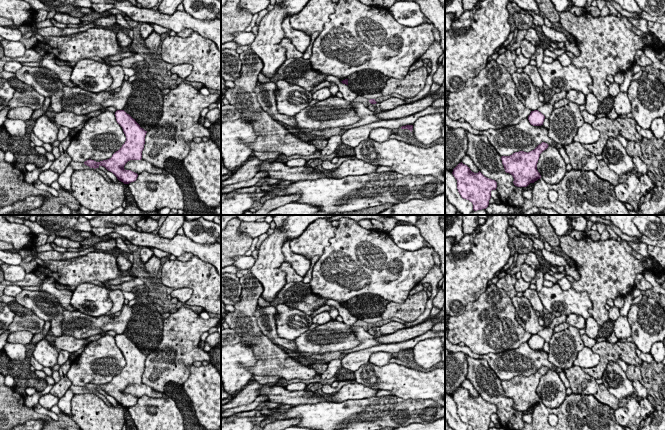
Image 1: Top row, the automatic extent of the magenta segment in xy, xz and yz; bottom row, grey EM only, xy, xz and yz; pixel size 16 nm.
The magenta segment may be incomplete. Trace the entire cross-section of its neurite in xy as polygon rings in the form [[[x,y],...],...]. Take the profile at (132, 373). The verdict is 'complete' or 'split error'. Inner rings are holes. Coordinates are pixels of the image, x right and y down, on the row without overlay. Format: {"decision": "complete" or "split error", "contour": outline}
{"decision": "complete", "contour": [[[117,334],[115,341],[126,360],[125,367],[111,382],[100,386],[89,383],[85,385],[84,388],[94,393],[103,390],[112,396],[119,405],[124,408],[129,408],[136,405],[138,398],[131,394],[125,394],[124,390],[130,384],[142,383],[142,375],[144,373],[147,355],[141,352],[135,343],[124,334]]]}

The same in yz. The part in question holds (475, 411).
{"decision": "complete", "contour": [[[459,387],[452,396],[457,404],[457,413],[463,423],[469,424],[473,430],[488,430],[491,415],[496,414],[497,406],[485,401],[480,395],[474,397],[470,392]]]}

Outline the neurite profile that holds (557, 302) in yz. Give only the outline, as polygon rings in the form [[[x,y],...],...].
[[[556,283],[551,287],[543,286],[538,296],[552,317],[570,314],[577,314],[585,320],[591,317],[589,309],[592,308],[592,302],[584,291],[577,291],[573,288],[563,290]]]

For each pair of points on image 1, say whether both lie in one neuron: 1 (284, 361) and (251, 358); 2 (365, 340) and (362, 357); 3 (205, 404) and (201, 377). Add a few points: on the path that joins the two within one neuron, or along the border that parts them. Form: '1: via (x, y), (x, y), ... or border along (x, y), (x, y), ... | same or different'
1: border along (241, 342), (258, 358), (248, 368), (253, 375) | different
2: border along (380, 343), (351, 352) | different
3: via (205, 397), (204, 384) | same

